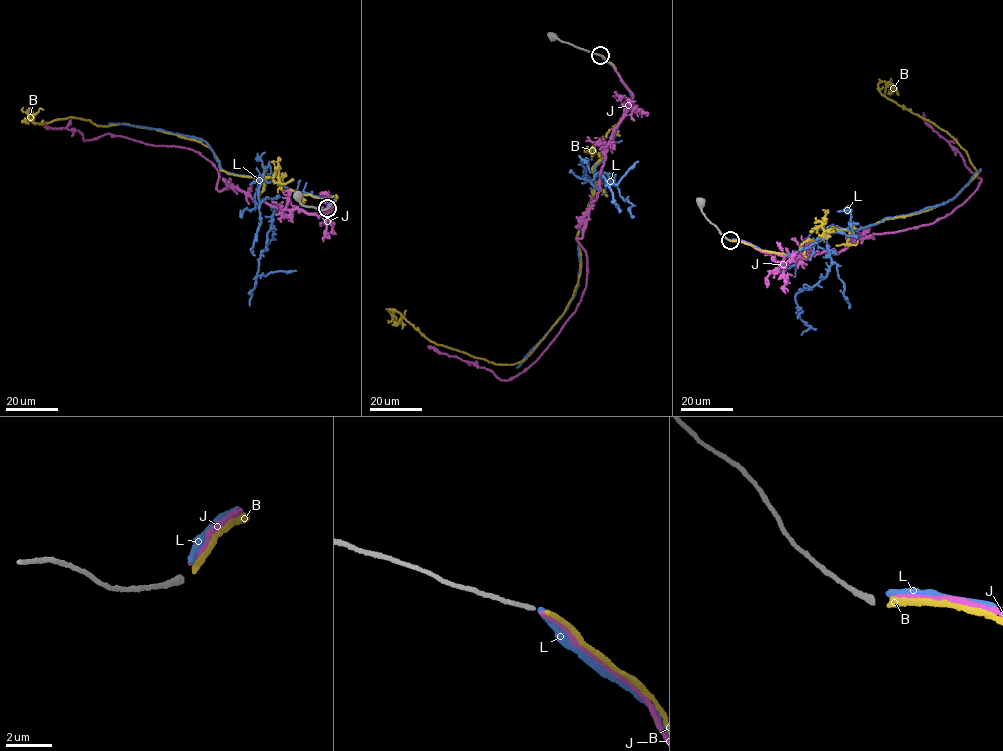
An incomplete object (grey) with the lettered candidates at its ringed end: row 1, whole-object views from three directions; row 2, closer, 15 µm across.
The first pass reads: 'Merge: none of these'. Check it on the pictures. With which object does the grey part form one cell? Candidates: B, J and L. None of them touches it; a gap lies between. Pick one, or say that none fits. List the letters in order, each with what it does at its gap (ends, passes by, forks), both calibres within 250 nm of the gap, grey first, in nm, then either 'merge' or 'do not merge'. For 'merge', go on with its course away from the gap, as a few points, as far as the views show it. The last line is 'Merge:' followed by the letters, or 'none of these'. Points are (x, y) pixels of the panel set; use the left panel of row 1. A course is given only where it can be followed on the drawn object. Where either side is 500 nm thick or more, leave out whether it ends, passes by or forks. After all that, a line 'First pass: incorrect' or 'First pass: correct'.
B: it ends there; 220 nm thick on the grey side, 240 nm on the other; merge; it runs (328, 208), (335, 195), (223, 170), (196, 140), (28, 118), (43, 109)
J: it ends there; 220 nm thick on the grey side, 200 nm on the other; do not merge
L: it ends there; 220 nm thick on the grey side, 240 nm on the other; do not merge
Merge: B
First pass: incorrect

